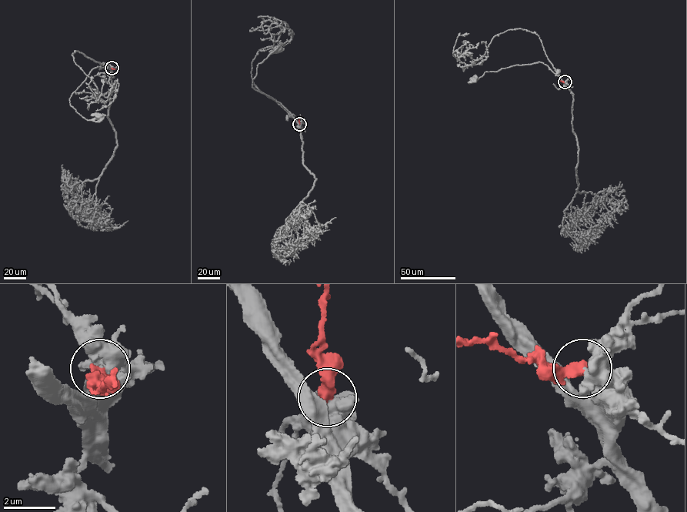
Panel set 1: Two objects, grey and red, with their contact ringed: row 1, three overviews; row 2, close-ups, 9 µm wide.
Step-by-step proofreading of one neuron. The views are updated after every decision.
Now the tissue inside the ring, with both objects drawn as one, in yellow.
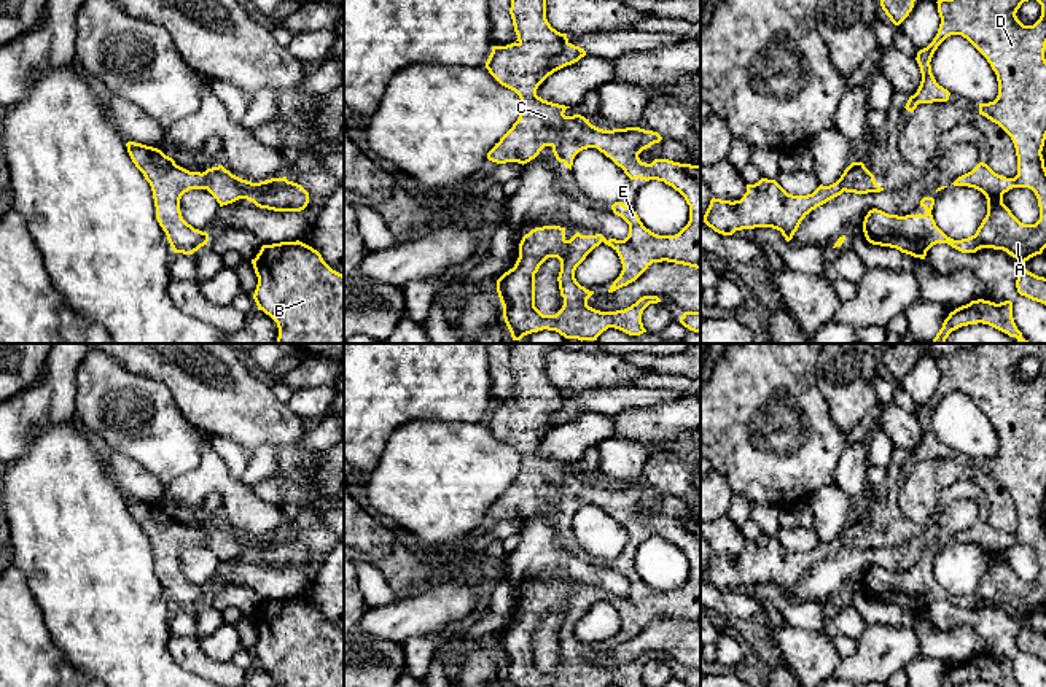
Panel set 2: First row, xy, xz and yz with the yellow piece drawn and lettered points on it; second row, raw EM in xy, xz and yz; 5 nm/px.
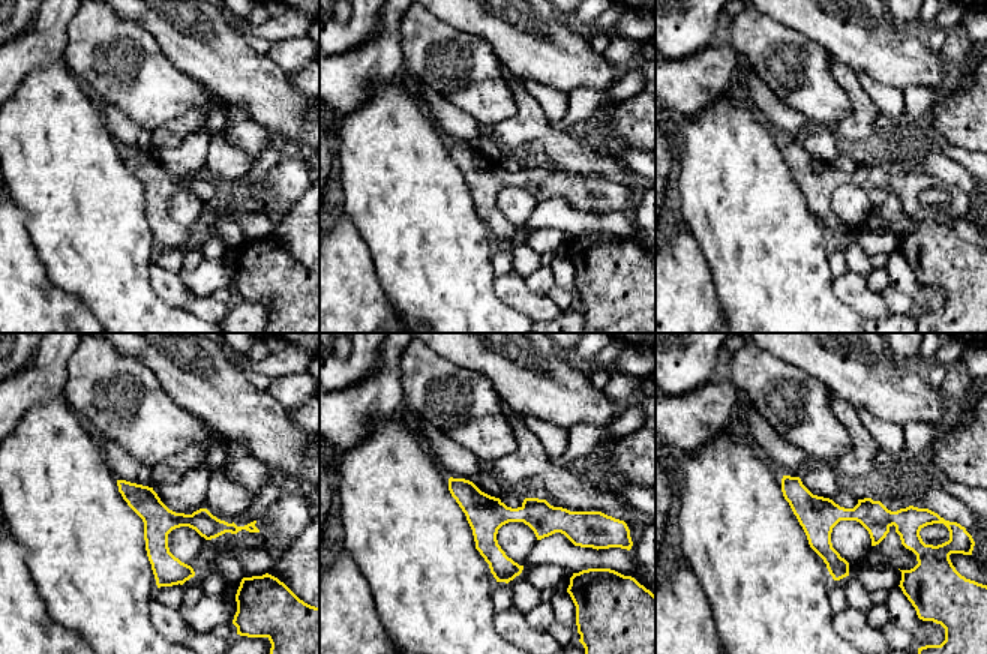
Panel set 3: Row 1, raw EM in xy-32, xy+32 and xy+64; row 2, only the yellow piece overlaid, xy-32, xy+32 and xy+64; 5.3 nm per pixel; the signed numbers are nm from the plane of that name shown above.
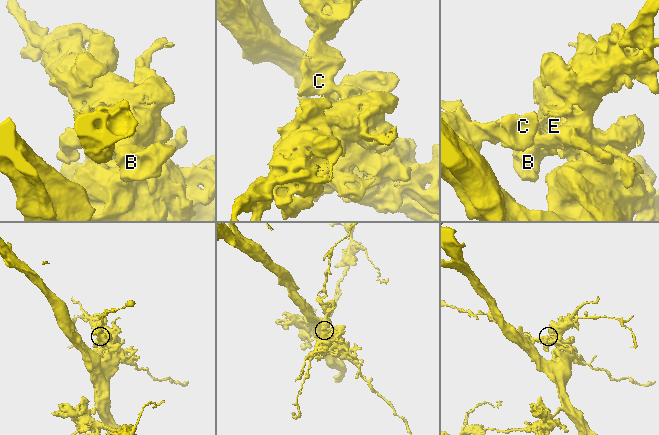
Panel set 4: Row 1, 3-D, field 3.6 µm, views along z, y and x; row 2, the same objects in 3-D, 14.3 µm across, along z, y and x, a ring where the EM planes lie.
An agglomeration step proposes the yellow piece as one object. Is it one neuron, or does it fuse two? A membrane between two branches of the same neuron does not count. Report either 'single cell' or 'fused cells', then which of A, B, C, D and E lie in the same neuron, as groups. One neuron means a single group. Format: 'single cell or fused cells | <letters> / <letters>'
single cell | A B C D E

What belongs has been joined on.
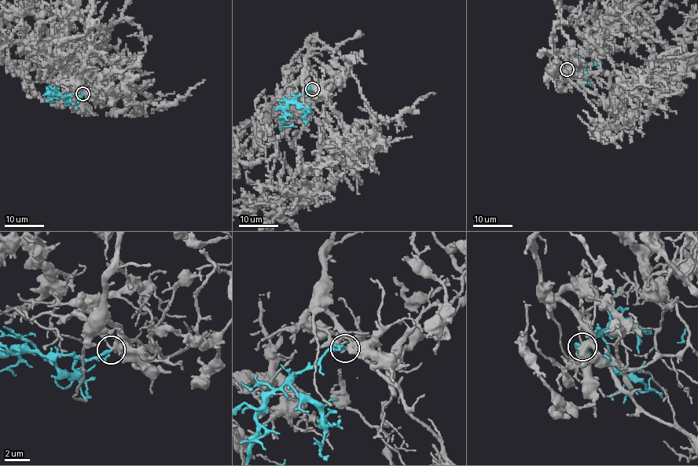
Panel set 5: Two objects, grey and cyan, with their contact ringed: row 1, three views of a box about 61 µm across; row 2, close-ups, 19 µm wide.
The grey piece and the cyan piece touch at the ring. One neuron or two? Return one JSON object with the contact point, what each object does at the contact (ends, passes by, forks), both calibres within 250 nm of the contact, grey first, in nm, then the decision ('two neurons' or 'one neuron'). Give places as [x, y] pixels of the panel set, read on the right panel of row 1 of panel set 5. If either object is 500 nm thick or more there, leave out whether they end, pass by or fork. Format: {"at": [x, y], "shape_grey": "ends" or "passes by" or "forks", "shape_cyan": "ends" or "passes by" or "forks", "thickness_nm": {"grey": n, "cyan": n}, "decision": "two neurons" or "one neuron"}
{"at": [567, 69], "shape_grey": "forks", "shape_cyan": "ends", "thickness_nm": {"grey": 360, "cyan": 260}, "decision": "one neuron"}

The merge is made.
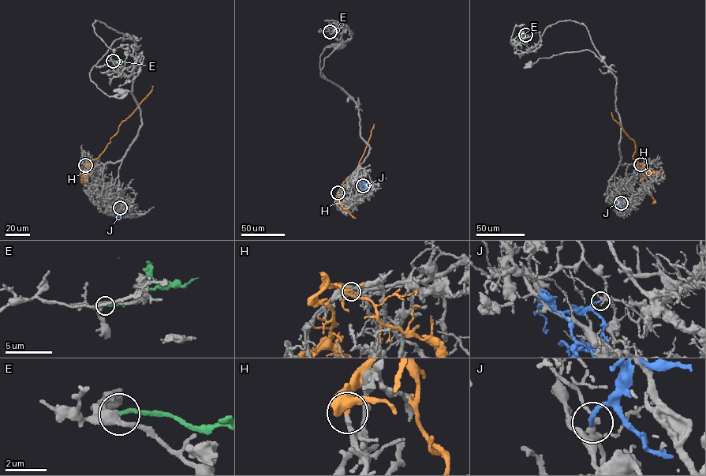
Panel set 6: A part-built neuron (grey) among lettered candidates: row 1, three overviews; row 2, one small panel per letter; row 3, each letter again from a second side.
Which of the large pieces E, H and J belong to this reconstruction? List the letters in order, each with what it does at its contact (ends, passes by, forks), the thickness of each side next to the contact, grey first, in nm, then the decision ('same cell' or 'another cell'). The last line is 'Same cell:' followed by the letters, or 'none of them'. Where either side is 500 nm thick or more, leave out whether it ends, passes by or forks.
E: it ends there; 360 nm thick on the grey side, 180 nm on the other; another cell
H: it passes by; 240 nm thick on the grey side, 240 nm on the other; another cell
J: it ends there; 200 nm thick on the grey side, 190 nm on the other; another cell
Same cell: none of them

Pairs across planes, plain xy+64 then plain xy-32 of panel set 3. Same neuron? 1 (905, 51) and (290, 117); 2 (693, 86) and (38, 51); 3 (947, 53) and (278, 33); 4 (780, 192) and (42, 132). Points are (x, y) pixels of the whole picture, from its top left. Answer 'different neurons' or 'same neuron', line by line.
1: same neuron
2: same neuron
3: different neurons
4: same neuron

